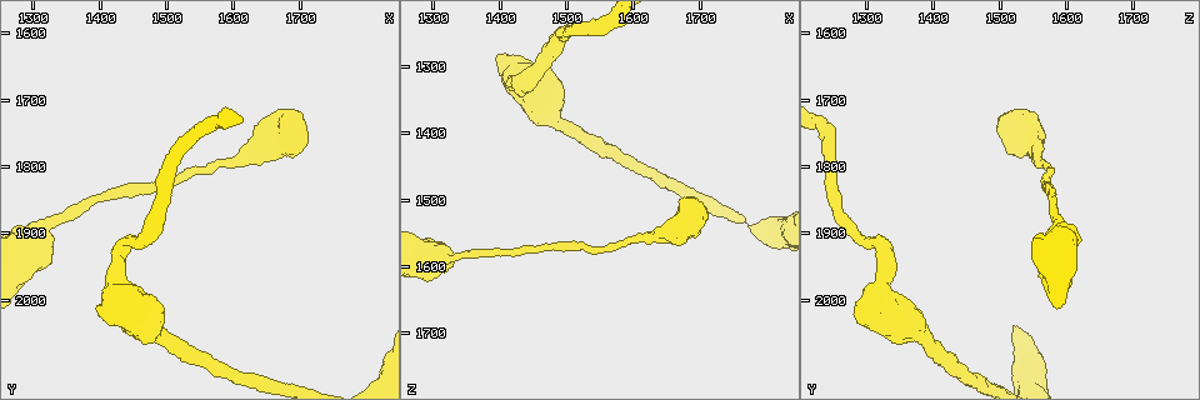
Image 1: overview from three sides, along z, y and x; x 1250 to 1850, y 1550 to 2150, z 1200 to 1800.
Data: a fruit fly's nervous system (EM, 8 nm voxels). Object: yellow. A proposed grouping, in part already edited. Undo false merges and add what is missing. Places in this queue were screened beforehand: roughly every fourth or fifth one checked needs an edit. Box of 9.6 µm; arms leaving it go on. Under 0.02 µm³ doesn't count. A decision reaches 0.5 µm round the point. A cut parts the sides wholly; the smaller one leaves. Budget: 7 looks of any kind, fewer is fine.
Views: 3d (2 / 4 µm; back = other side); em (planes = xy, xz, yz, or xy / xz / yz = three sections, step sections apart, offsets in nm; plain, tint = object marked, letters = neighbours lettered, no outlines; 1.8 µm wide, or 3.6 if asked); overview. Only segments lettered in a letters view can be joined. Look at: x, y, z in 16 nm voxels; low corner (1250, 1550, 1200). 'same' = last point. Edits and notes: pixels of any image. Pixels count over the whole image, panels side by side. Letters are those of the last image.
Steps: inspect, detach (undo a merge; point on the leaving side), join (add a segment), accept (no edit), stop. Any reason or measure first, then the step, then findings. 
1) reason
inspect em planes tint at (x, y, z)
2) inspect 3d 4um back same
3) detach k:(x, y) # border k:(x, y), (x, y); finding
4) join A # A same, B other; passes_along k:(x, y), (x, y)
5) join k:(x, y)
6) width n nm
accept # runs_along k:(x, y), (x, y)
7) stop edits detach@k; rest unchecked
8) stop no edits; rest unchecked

abrupt turn
inspect 3d 4um at (1440, 1920, 1330)

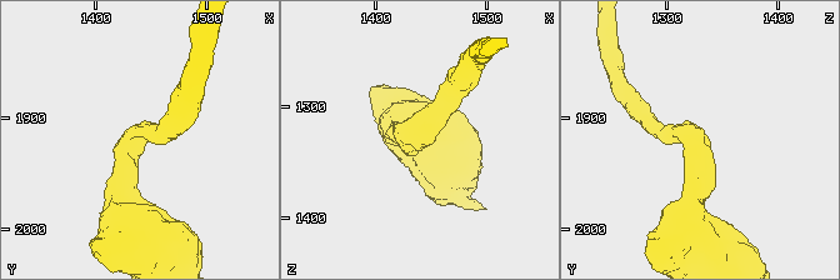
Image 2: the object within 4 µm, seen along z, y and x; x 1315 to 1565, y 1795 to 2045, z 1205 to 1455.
arm_widths 260, 280 nm; now the EM
inspect em planes plain at (1438, 1916, 1328)

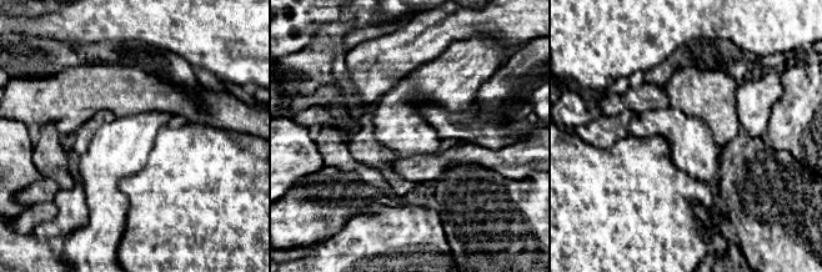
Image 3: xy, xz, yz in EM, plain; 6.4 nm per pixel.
what lies round it
inspect em planes letters same

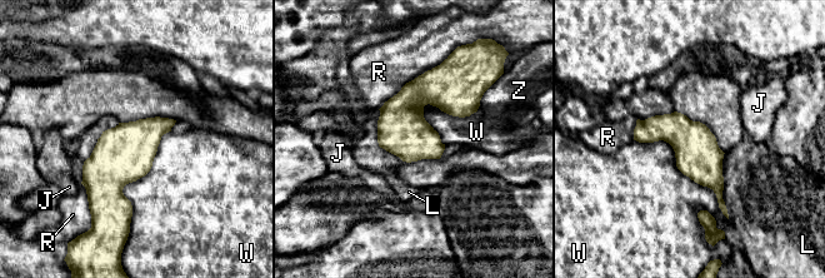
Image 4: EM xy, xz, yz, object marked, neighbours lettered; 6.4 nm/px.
accept # J other, L other, R other, W other, Z other; border 4:(634, 139), (665, 140), (728, 219); continuous, no second neuron

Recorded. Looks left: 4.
end of a long branch
inspect 3d 4um at (1670, 1735, 1500)

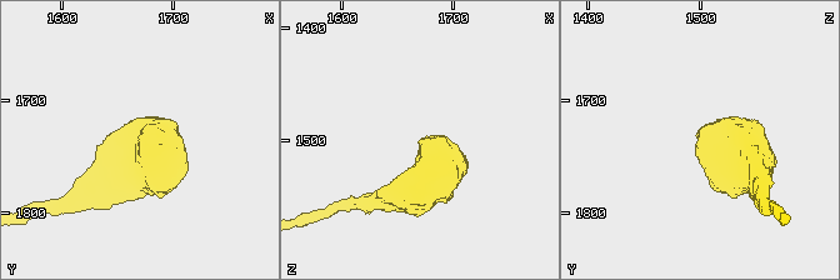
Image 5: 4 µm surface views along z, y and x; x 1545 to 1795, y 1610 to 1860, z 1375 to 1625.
need the tissue
inspect em planes letters at (1670, 1730, 1502)

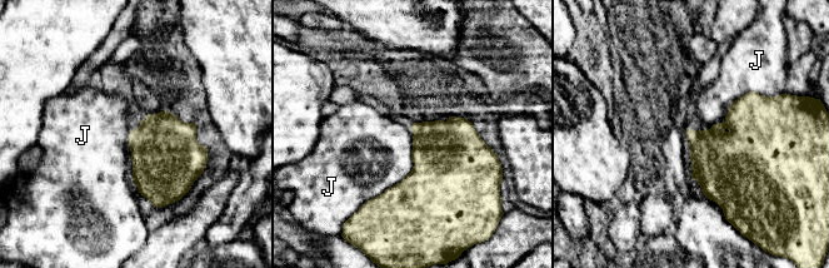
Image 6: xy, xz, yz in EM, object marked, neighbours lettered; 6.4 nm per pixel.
longest_contact J 550 nm
accept # J other; border 6:(773, 95), (699, 129); none of them fits

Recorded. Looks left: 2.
thick turns thin
inspect em planes plain at (1305, 1905, 1585)

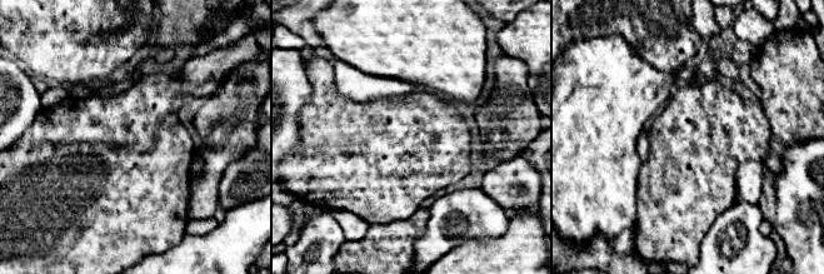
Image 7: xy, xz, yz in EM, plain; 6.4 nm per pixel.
what lies round it
inspect em planes letters same

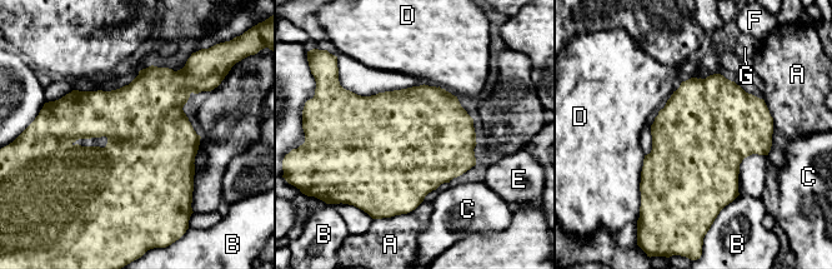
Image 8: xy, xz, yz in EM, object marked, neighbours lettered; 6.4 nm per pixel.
accept # A other, B other, C other, D other, E other, F other, G other; border 8:(645, 155), (640, 198); all the same neuron

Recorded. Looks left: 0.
stop no edits; rest unchecked

